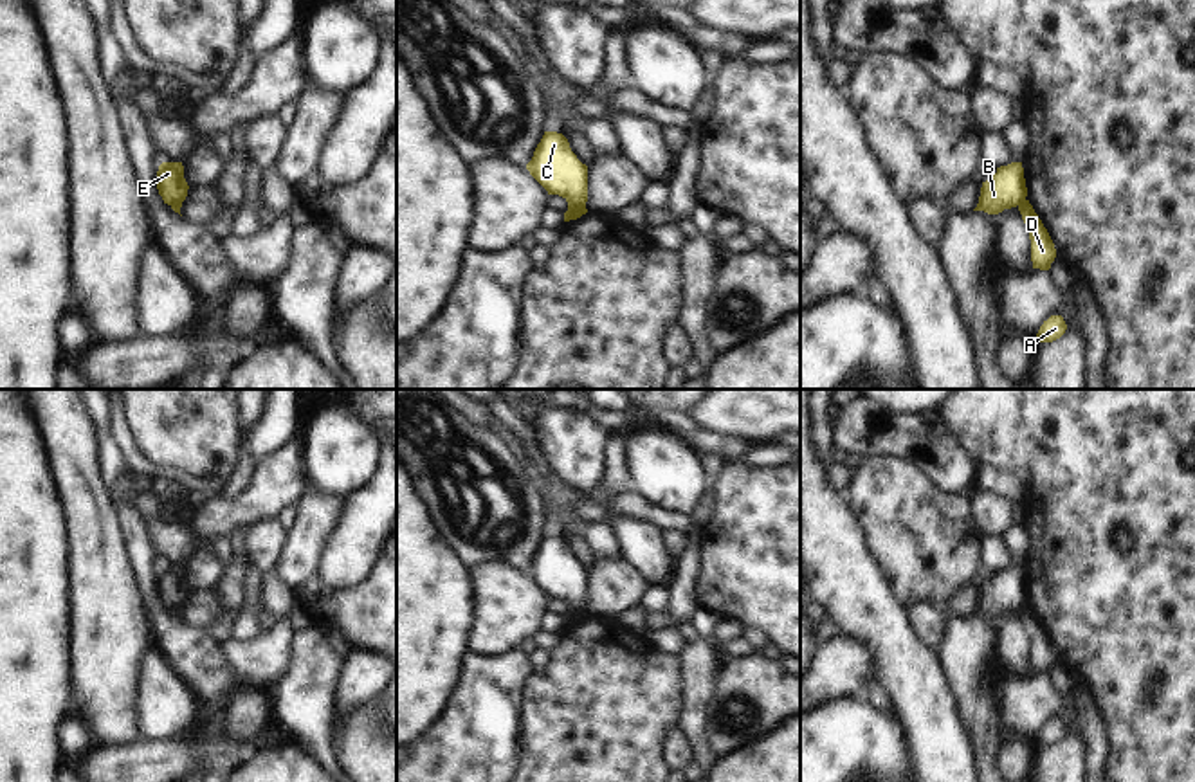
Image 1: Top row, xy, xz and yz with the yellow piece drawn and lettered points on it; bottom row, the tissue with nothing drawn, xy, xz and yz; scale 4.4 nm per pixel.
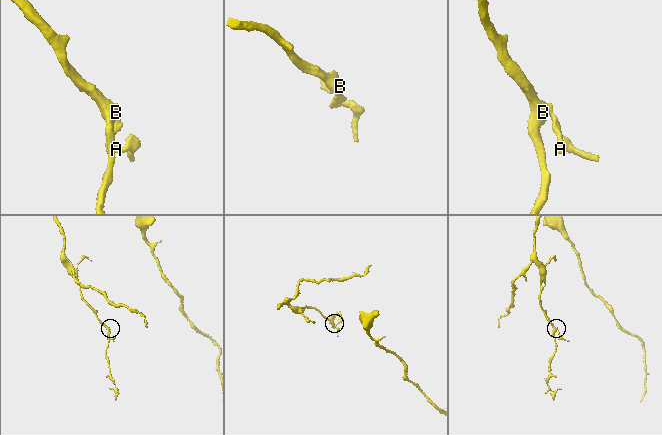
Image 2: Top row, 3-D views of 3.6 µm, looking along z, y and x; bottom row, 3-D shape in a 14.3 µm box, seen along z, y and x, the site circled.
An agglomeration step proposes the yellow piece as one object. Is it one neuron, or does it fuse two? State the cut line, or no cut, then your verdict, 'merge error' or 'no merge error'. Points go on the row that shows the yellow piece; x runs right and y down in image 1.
cut xz (568, 206), (584, 208); merge error

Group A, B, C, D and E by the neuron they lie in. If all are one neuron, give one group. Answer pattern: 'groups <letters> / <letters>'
groups A D / B C E

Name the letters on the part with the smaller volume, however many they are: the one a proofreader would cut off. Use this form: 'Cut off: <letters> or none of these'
Cut off: A, D

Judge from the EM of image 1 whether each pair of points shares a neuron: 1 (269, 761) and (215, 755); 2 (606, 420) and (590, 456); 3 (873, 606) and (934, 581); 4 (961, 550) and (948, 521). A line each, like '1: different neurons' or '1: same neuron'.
1: different neurons
2: different neurons
3: different neurons
4: same neuron

